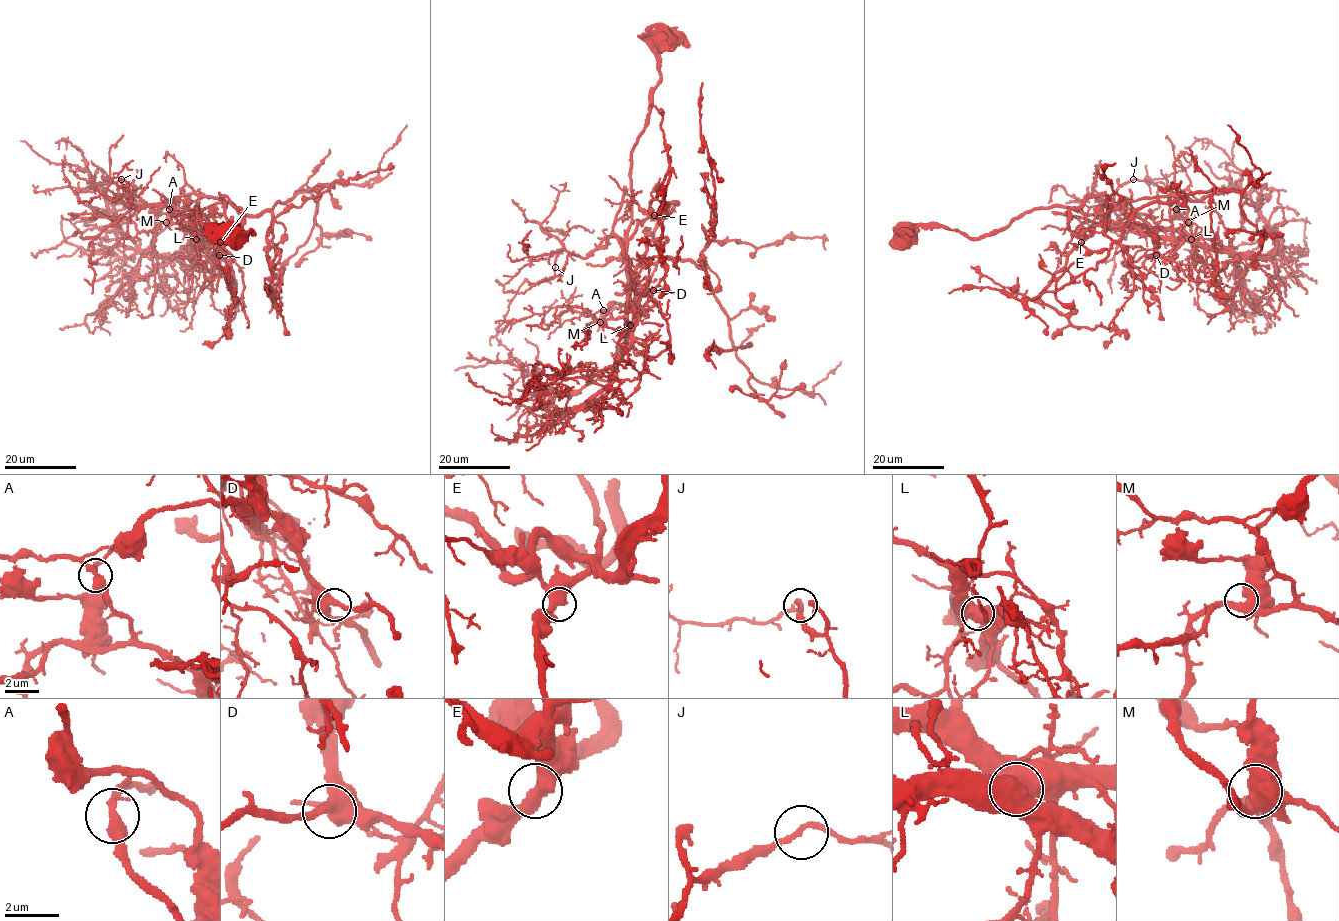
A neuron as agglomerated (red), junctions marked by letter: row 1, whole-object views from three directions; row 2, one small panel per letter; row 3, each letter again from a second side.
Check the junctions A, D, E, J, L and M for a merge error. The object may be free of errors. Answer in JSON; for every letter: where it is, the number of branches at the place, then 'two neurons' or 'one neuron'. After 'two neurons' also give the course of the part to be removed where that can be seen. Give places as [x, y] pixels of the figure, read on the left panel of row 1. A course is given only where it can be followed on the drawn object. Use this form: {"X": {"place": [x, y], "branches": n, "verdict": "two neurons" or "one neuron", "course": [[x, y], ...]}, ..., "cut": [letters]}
{"A": {"place": [169, 209], "branches": 2, "verdict": "one neuron"}, "D": {"place": [219, 255], "branches": 2, "verdict": "one neuron"}, "E": {"place": [220, 242], "branches": 2, "verdict": "one neuron"}, "J": {"place": [121, 179], "branches": 2, "verdict": "one neuron"}, "L": {"place": [196, 239], "branches": 2, "verdict": "two neurons", "course": [[196, 239], [196, 247], [173, 254], [140, 248], [115, 224], [114, 207], [84, 156], [62, 139], [79, 148]]}, "M": {"place": [166, 222], "branches": 2, "verdict": "one neuron"}, "cut": ["L"]}

